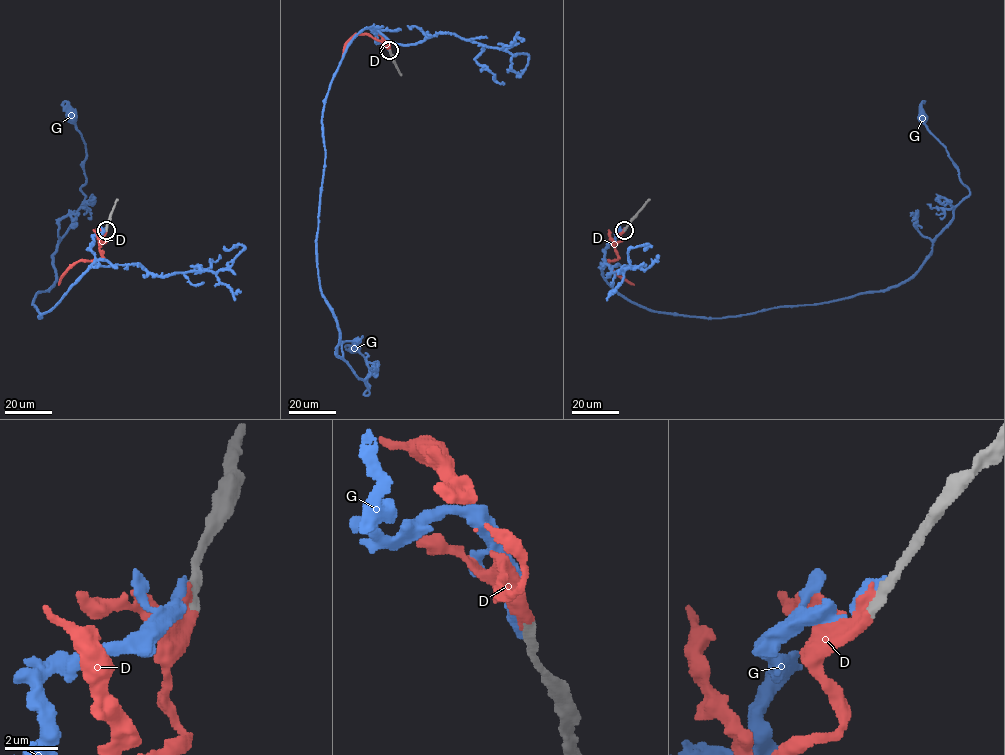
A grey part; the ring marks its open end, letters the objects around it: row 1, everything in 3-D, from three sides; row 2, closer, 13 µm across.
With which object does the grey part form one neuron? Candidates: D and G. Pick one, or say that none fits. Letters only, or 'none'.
D

